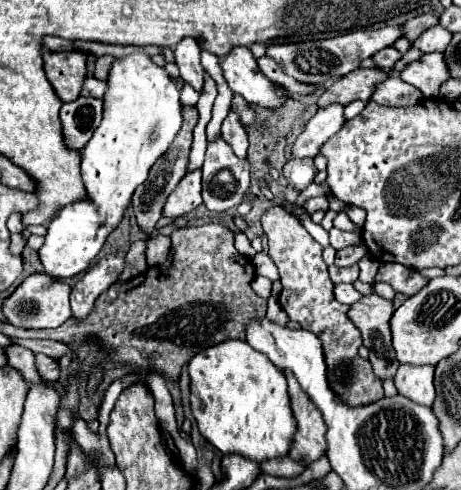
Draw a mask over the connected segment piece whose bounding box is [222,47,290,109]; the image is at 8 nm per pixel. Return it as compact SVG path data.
M234 47L222 61L224 77L230 89L248 103L262 109L282 109L290 93L272 83L260 69L248 47Z

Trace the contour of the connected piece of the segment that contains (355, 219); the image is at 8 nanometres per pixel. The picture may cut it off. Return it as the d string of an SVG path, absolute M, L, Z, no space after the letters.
M348 205L348 207L346 207L346 213L348 213L350 221L352 221L356 227L362 227L362 225L364 225L364 219L366 219L366 211L364 211L364 209L354 207L354 205Z

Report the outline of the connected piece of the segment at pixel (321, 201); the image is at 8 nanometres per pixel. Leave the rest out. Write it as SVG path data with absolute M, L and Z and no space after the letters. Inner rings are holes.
M314 197L310 201L306 201L306 211L308 213L314 213L314 211L328 211L328 197Z

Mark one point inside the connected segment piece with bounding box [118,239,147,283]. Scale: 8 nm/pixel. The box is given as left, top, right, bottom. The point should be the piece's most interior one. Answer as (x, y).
(135, 263)

